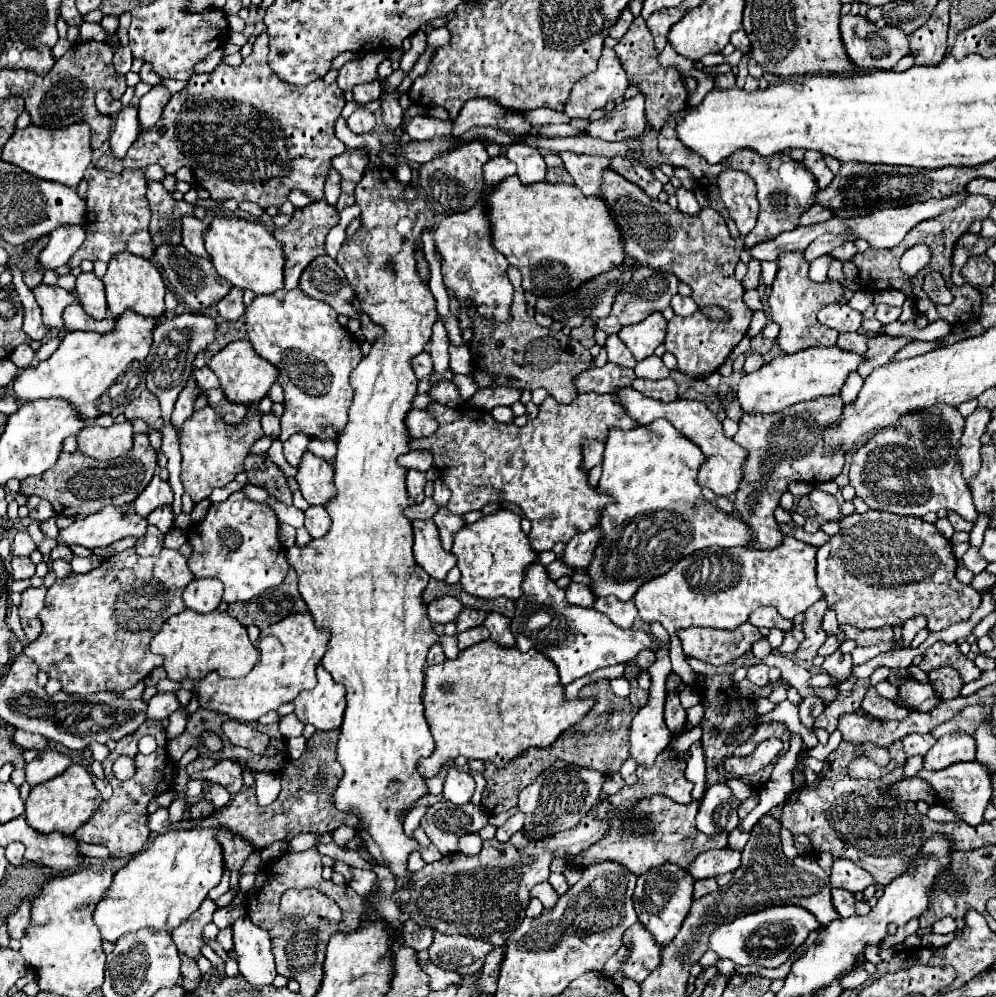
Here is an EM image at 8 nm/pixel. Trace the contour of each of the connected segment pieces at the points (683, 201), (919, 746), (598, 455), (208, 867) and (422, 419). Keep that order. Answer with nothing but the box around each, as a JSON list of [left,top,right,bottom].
[[676,187,700,215],[902,733,936,757],[584,441,604,471],[94,829,222,943],[406,409,436,437]]

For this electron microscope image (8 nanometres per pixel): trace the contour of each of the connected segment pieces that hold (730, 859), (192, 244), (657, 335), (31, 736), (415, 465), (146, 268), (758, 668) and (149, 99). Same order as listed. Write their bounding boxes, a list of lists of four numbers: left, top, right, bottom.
[[686,847,740,881],[182,215,208,257],[618,313,666,361],[14,731,48,751],[398,451,432,471],[102,253,164,319],[748,665,768,687],[138,85,172,131]]

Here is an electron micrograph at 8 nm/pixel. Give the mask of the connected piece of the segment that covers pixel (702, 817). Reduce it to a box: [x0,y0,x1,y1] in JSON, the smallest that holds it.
[696,783,740,835]

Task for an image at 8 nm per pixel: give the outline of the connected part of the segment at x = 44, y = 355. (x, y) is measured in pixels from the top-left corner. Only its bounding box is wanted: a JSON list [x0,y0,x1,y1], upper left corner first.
[36,337,60,361]

